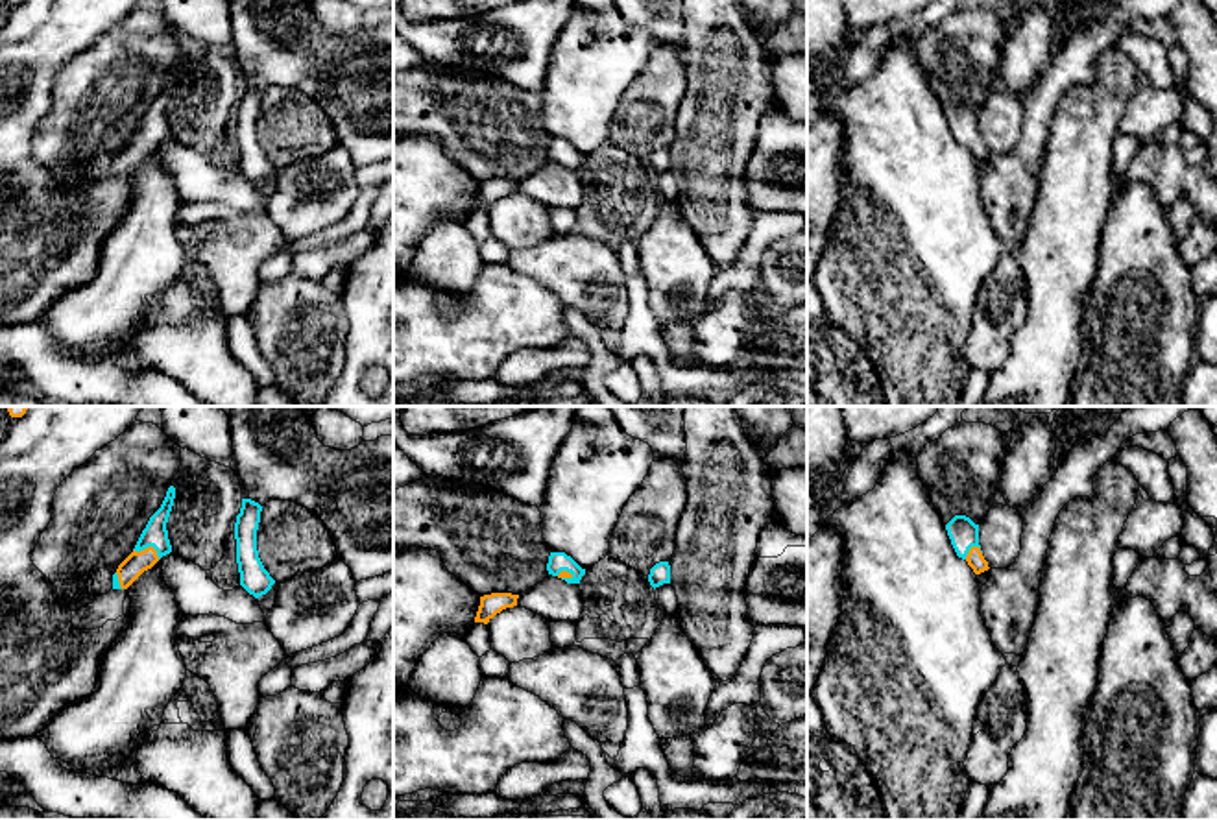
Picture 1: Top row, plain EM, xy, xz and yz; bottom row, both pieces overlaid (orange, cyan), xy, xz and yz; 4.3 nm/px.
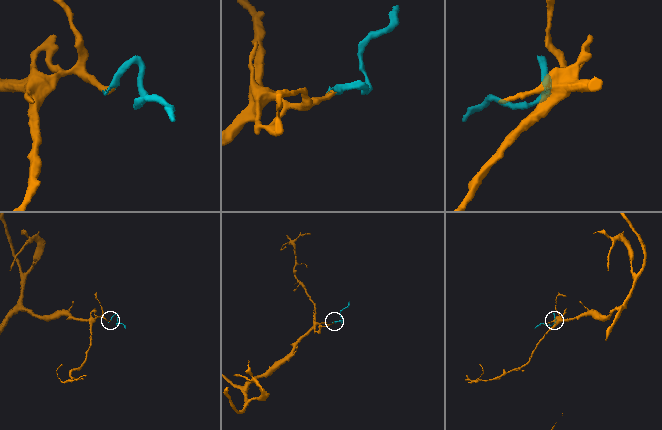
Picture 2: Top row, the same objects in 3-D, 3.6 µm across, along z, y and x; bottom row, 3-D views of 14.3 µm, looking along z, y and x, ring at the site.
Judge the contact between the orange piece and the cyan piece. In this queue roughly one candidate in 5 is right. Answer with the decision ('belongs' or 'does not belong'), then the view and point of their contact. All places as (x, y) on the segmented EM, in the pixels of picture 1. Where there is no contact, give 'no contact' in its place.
belongs | xy (148, 547)

